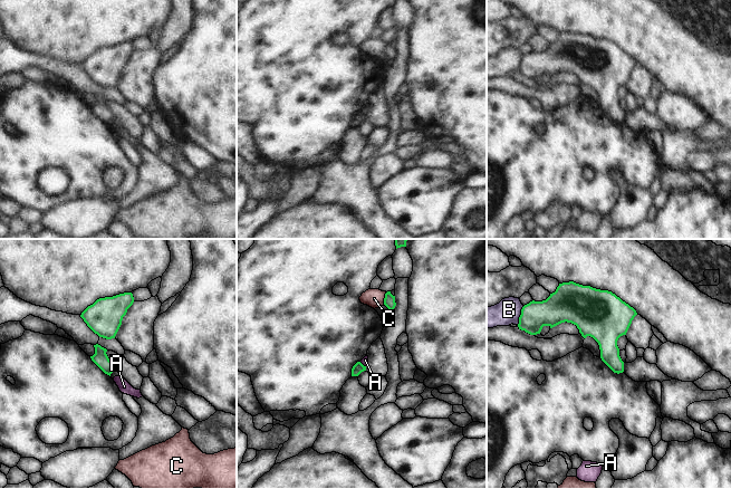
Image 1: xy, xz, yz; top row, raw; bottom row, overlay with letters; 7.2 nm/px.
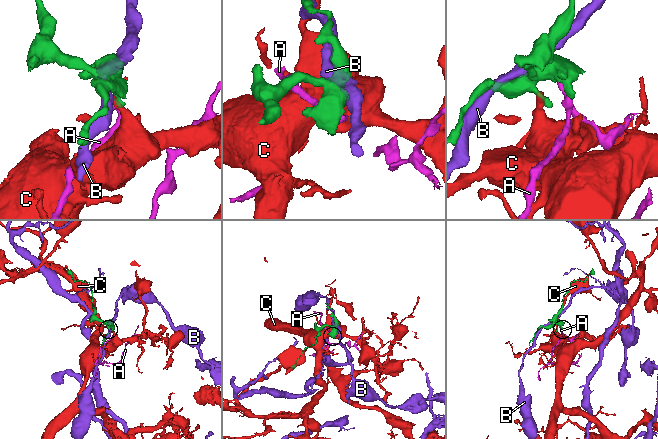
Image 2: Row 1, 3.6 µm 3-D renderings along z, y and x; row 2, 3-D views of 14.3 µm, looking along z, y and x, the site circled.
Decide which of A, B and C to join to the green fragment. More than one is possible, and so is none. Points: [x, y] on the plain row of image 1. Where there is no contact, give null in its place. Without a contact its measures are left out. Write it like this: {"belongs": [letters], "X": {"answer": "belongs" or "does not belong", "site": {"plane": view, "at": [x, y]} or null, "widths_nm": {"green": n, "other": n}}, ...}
{"belongs": [], "A": {"answer": "does not belong", "site": {"plane": "xz", "at": [362, 114]}, "widths_nm": {"green": 80, "other": 50}}, "B": {"answer": "does not belong", "site": {"plane": "yz", "at": [520, 66]}, "widths_nm": {"green": 200, "other": 180}}, "C": {"answer": "does not belong", "site": {"plane": "xz", "at": [384, 48]}, "widths_nm": {"green": 80, "other": 140}}}

